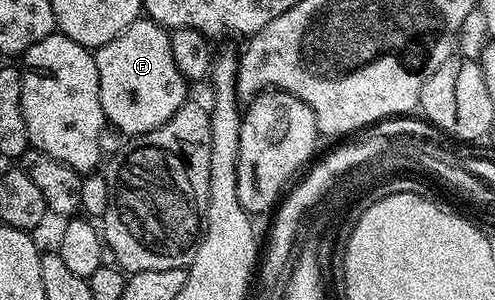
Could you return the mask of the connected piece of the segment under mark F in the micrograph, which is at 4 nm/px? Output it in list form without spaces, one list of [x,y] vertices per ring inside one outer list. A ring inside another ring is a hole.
[[[141,16],[110,44],[95,47],[102,112],[107,125],[117,126],[124,136],[145,134],[166,124],[189,97],[189,83],[174,64],[171,40],[165,27]]]

